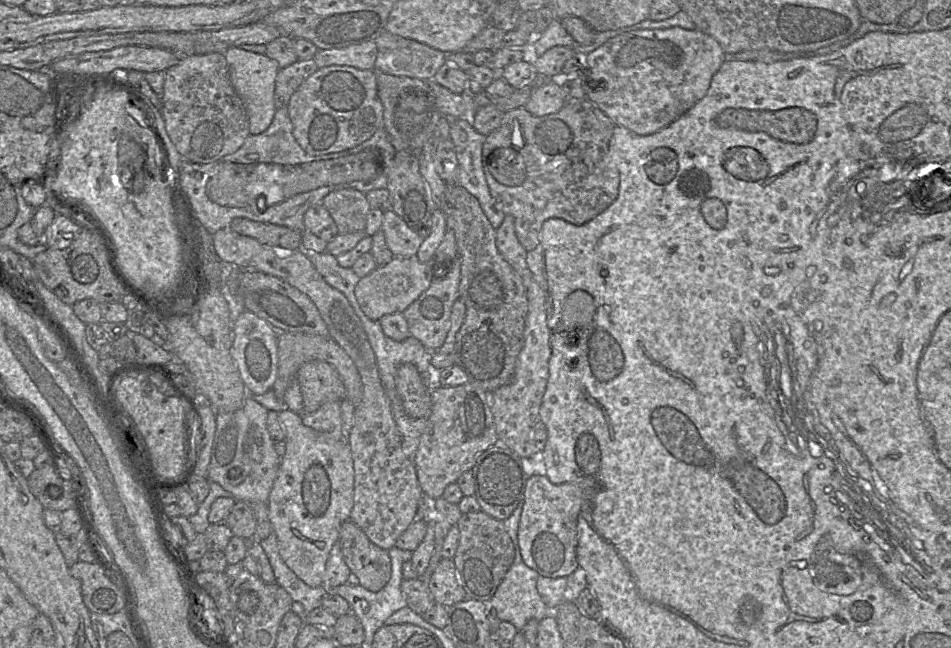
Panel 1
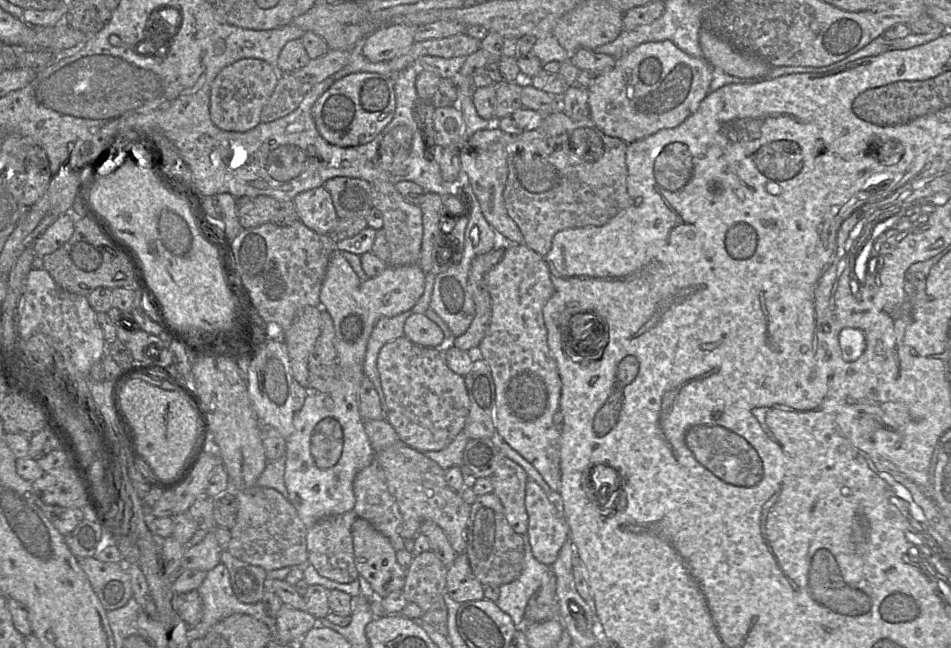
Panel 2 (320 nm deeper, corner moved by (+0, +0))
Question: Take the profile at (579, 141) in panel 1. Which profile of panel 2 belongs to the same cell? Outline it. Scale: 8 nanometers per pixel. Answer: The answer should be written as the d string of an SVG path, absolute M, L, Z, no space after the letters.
M555 110L537 129L513 136L506 147L505 208L519 227L524 244L542 257L549 253L557 232L603 226L629 206L628 144L603 133L591 118L576 121Z

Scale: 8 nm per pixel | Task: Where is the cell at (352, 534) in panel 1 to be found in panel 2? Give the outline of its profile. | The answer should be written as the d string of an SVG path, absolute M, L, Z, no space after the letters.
M357 517L352 526L354 561L357 571L371 585L375 596L384 598L389 593L402 590L406 580L407 570L396 559L396 551L390 543L390 539L376 530L367 520Z

